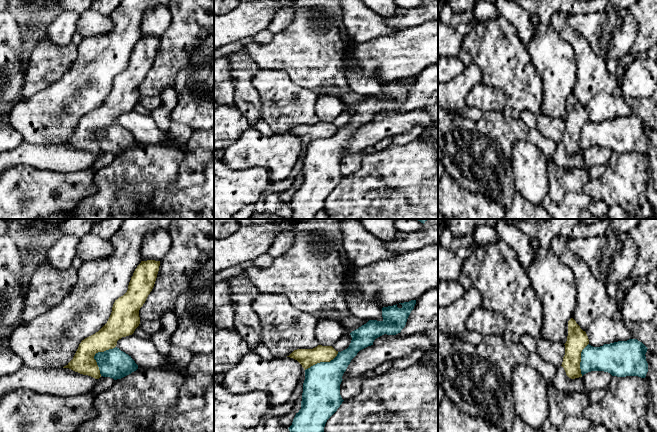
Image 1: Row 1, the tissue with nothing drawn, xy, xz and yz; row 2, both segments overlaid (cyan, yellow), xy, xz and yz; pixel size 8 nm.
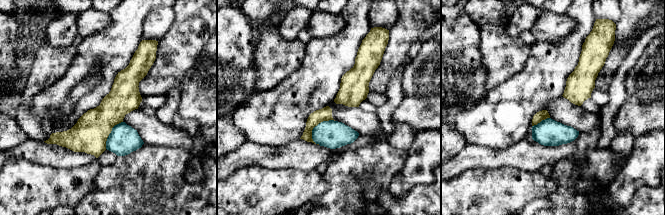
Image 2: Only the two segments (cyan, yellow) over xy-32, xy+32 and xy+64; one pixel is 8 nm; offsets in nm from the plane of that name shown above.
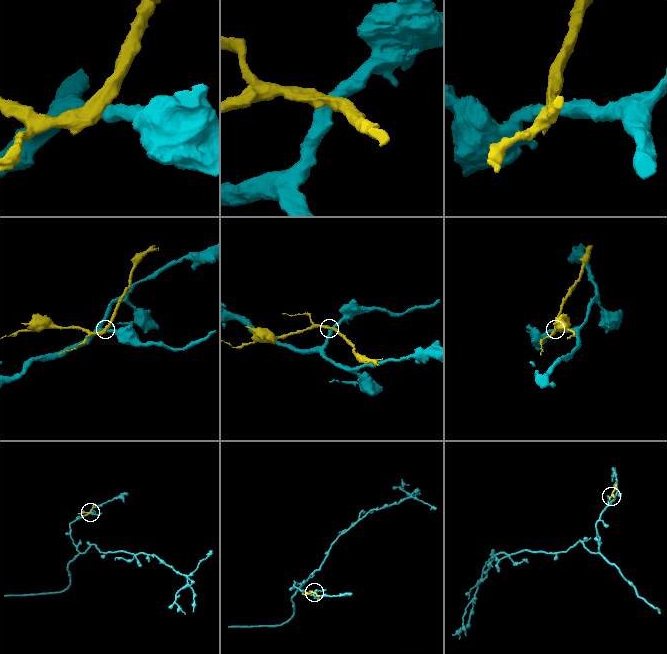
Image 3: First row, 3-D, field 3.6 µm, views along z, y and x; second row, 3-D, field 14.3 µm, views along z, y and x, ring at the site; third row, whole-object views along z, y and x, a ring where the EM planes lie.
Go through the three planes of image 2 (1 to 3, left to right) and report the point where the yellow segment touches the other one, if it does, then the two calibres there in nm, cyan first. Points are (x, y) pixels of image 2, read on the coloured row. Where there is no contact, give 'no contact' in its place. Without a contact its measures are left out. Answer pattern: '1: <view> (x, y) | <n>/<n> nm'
1: xy-32 (110, 133) | 240/280 nm
2: xy+32 (317, 125) | 220/110 nm
3: xy+64 (541, 121) | 220/80 nm

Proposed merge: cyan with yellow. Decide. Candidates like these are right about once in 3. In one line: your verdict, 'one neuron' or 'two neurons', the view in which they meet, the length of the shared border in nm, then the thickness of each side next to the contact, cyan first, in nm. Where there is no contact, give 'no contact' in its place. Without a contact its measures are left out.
two neurons | xy | 260 nm | 240/190 nm

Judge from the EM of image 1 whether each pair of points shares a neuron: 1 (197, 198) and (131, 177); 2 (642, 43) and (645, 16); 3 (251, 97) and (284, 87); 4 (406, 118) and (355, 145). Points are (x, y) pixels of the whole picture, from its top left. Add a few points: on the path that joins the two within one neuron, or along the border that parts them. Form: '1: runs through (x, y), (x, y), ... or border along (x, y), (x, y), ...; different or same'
1: runs through (181, 199), (165, 199), (154, 188), (147, 188); same
2: runs through (645, 36), (645, 23); same
3: border along (256, 72), (252, 85), (260, 99), (262, 118); different
4: runs through (393, 125), (368, 135); same

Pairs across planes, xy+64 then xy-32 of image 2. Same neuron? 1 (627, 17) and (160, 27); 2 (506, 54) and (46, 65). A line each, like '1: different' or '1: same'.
1: different
2: same

